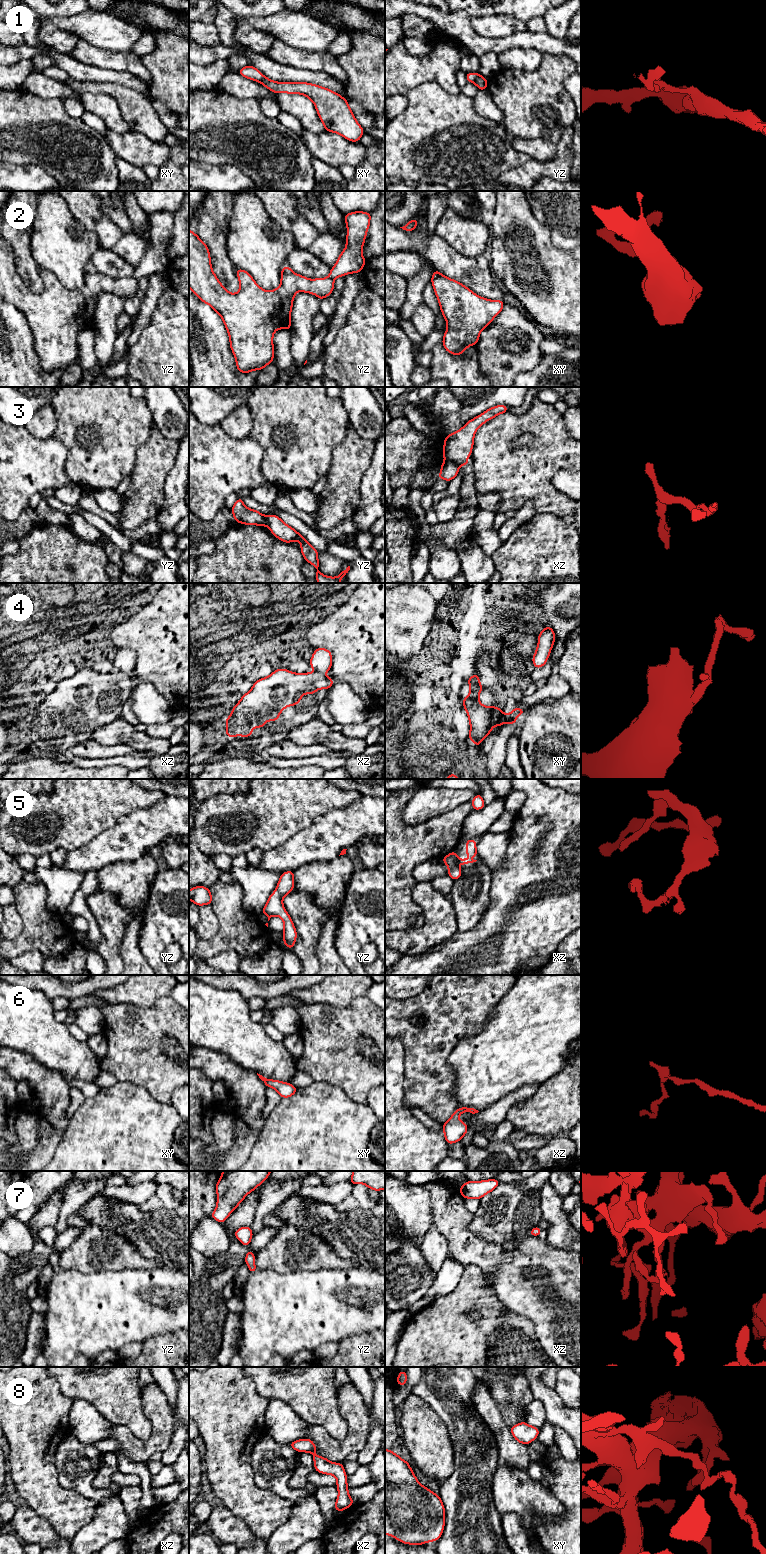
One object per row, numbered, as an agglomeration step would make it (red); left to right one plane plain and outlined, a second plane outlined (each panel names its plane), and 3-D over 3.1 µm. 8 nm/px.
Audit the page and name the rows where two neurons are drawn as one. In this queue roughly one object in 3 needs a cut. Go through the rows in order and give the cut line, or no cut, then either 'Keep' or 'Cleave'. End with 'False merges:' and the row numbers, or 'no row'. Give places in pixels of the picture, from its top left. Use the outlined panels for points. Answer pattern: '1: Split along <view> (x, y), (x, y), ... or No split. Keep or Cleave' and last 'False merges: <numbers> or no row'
1: Split along yz (479, 74), (473, 82). Cleave
2: Split along yz (329, 276), (333, 279). Cleave
3: Split along xz (445, 459), (450, 459), (458, 467). Cleave
4: Split along xy (521, 710), (512, 719), (504, 721). Cleave
5: Split along xz (457, 858), (458, 861). Cleave
6: No split. Keep
7: No split. Keep
8: No split. Keep
False merges: 1, 2, 3, 4, 5

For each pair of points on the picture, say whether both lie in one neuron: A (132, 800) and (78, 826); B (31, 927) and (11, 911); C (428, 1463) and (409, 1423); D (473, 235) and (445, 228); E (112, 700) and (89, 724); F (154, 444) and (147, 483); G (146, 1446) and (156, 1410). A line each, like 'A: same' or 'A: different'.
A: same
B: different
C: same
D: same
E: same
F: same
G: same

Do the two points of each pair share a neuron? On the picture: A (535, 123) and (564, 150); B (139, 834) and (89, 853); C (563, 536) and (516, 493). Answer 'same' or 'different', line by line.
A: different
B: same
C: different

